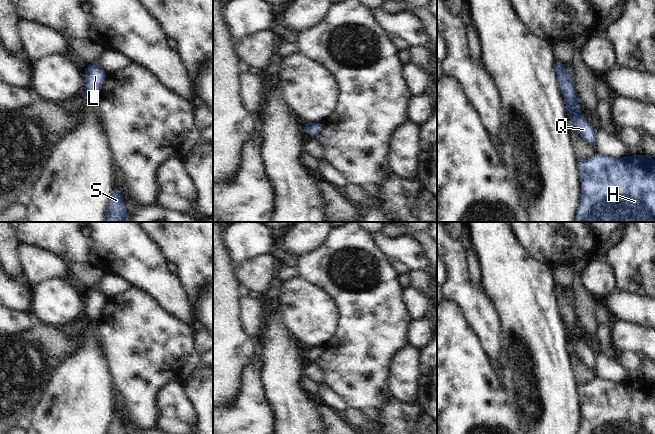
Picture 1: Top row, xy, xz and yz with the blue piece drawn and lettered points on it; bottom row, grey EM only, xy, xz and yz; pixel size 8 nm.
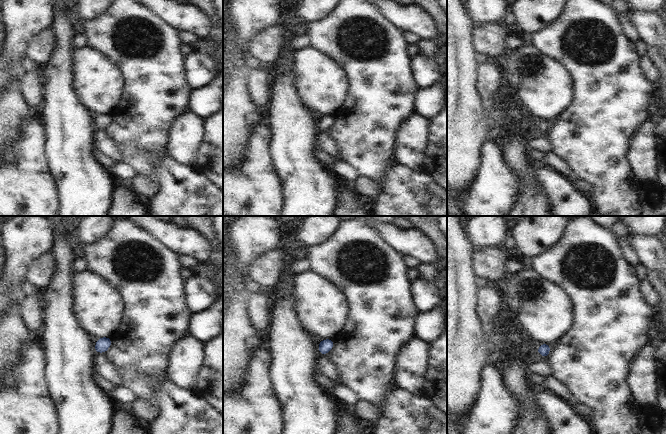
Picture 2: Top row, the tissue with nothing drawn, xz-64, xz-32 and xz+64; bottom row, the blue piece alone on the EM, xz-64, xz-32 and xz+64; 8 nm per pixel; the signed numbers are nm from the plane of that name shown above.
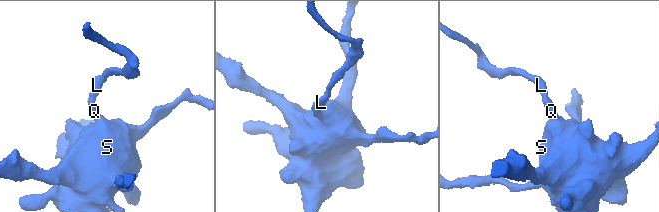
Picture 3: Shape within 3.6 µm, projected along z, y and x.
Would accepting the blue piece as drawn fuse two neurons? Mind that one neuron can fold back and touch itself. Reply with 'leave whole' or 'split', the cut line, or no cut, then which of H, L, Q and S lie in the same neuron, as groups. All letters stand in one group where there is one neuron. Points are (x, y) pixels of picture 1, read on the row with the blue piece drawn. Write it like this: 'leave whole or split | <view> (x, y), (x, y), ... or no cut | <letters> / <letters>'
leave whole | no cut | H L Q S

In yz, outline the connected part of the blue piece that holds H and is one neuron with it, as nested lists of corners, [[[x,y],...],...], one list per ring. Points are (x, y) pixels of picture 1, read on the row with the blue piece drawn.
[[[596,152],[588,159],[577,162],[577,170],[581,180],[580,199],[575,222],[655,222],[655,160],[646,154],[631,156],[627,155],[621,159],[612,159]]]

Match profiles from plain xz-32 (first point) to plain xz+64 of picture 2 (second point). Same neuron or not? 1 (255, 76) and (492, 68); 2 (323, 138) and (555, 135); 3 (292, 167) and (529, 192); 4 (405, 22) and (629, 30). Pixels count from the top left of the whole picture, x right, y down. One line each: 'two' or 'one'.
1: one
2: two
3: one
4: two

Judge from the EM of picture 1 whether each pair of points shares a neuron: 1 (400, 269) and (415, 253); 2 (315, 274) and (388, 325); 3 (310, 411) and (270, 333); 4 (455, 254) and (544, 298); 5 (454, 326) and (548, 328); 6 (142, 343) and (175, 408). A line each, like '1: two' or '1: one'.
1: two
2: one
3: one
4: two
5: two
6: two

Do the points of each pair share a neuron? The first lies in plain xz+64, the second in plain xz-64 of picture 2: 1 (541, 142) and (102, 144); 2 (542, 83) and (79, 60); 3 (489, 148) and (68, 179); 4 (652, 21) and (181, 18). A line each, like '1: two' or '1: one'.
1: one
2: one
3: two
4: one

